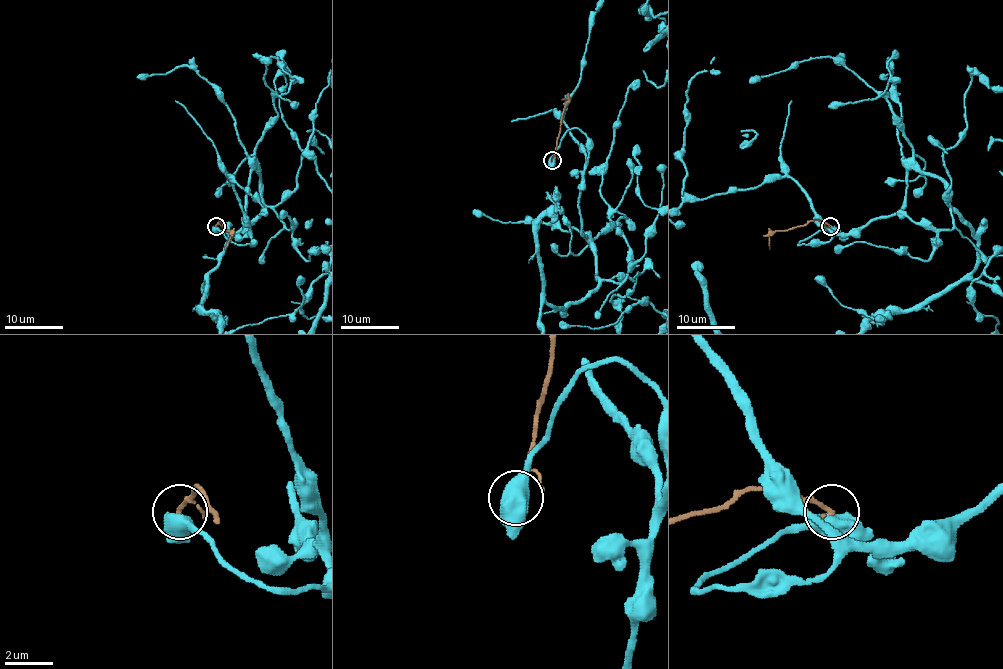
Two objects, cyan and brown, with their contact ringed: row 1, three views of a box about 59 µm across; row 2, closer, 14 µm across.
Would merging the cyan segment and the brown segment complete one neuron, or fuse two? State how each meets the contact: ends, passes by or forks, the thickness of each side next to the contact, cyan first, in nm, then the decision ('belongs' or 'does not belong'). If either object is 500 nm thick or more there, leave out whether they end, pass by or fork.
550 nm thick on the cyan side, 160 nm on the other; does not belong

